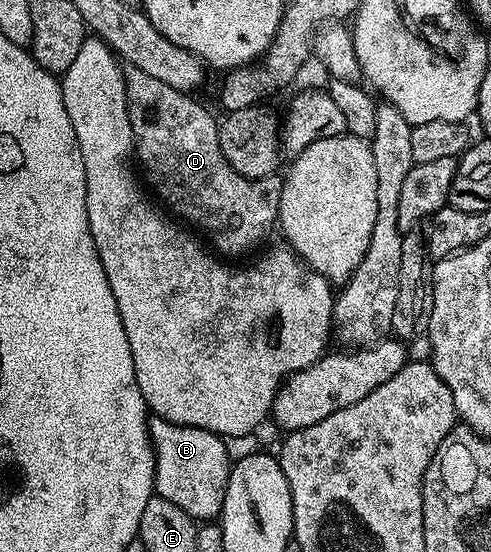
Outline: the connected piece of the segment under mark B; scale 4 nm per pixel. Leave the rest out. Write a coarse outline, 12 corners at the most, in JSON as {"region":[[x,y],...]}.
{"region":[[151,417],[154,493],[221,515],[227,439]]}

